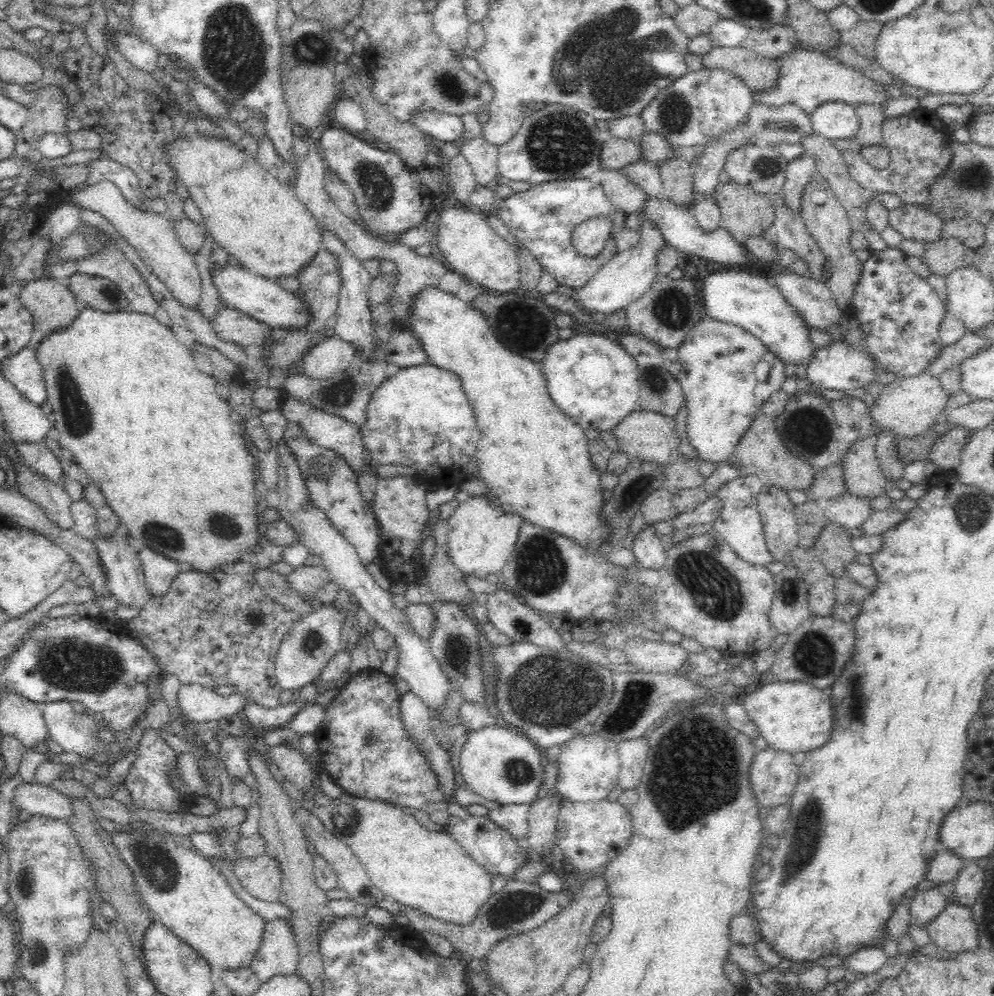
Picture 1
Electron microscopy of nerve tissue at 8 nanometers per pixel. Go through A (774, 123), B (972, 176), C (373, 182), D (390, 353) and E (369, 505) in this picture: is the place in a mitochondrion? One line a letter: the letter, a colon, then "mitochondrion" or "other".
A: mitochondrion
B: mitochondrion
C: mitochondrion
D: other
E: other

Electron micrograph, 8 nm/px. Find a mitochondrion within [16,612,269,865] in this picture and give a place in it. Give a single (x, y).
(75, 662)

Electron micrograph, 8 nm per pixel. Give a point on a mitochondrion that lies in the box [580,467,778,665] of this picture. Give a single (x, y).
(715, 590)

